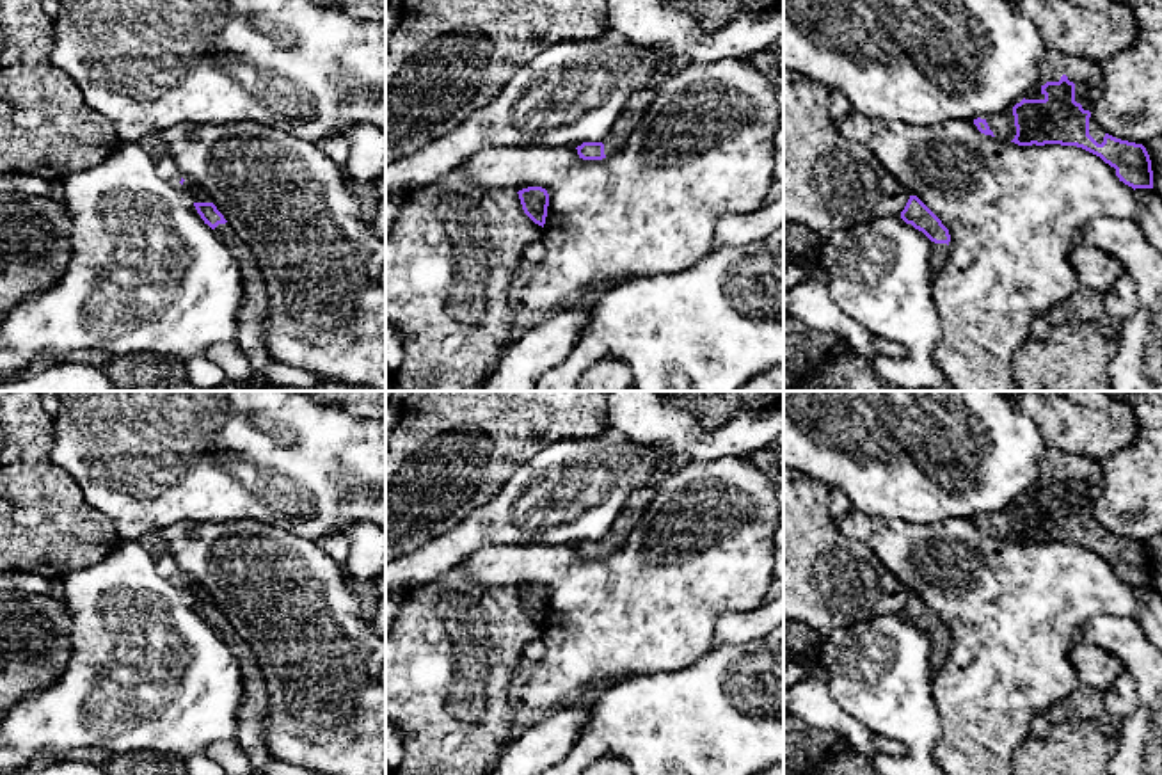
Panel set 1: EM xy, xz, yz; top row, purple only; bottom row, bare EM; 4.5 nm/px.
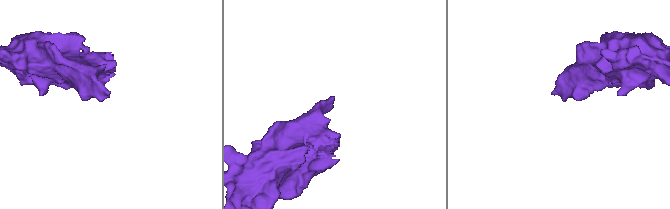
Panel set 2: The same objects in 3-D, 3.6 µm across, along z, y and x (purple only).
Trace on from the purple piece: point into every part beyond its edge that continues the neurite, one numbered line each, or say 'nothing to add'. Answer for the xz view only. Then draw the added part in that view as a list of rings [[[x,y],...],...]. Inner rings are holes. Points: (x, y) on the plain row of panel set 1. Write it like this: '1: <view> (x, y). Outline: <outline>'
1: xz (619, 532). Outline: [[[654,485],[634,491],[629,496],[625,508],[615,519],[609,531],[602,539],[606,555],[615,553],[620,547],[624,547],[629,533],[634,530],[638,519],[641,517],[652,496],[654,496]]]

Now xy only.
1: xy (253, 710). Outline: [[[227,620],[219,622],[213,631],[231,649],[242,668],[243,697],[238,707],[236,739],[254,770],[252,775],[265,775],[263,770],[274,761],[263,739],[263,723],[268,711],[267,681],[252,649]]]

